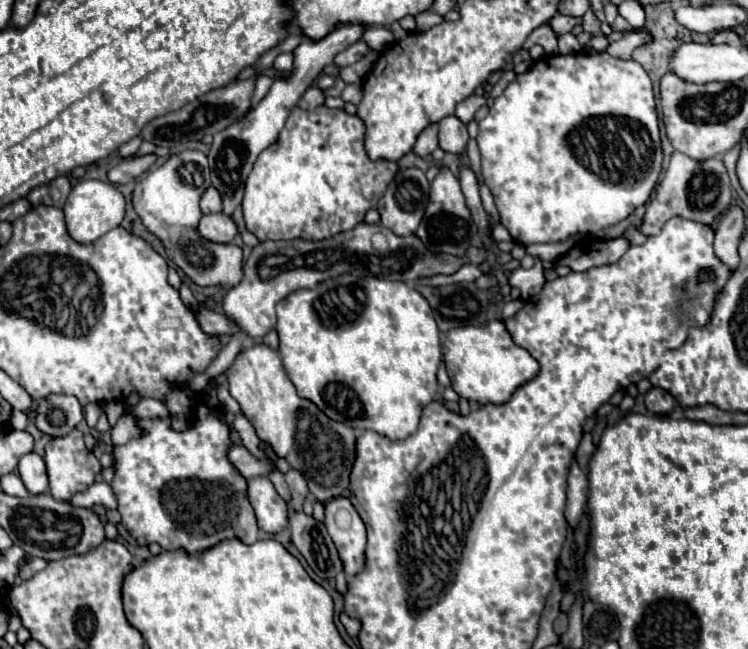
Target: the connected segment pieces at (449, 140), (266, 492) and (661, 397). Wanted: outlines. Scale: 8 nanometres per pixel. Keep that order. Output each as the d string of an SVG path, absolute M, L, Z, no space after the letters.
M444 117L442 121L438 121L438 139L440 139L440 147L448 153L456 153L462 155L466 151L466 143L468 143L468 131L466 125L456 117Z
M268 477L248 479L248 497L254 507L258 527L266 533L280 533L288 523L288 505L276 493Z
M652 387L650 391L646 391L644 397L646 397L648 411L652 411L656 415L668 415L676 407L674 397L670 397L670 393L666 393L664 389L658 389L658 387Z

